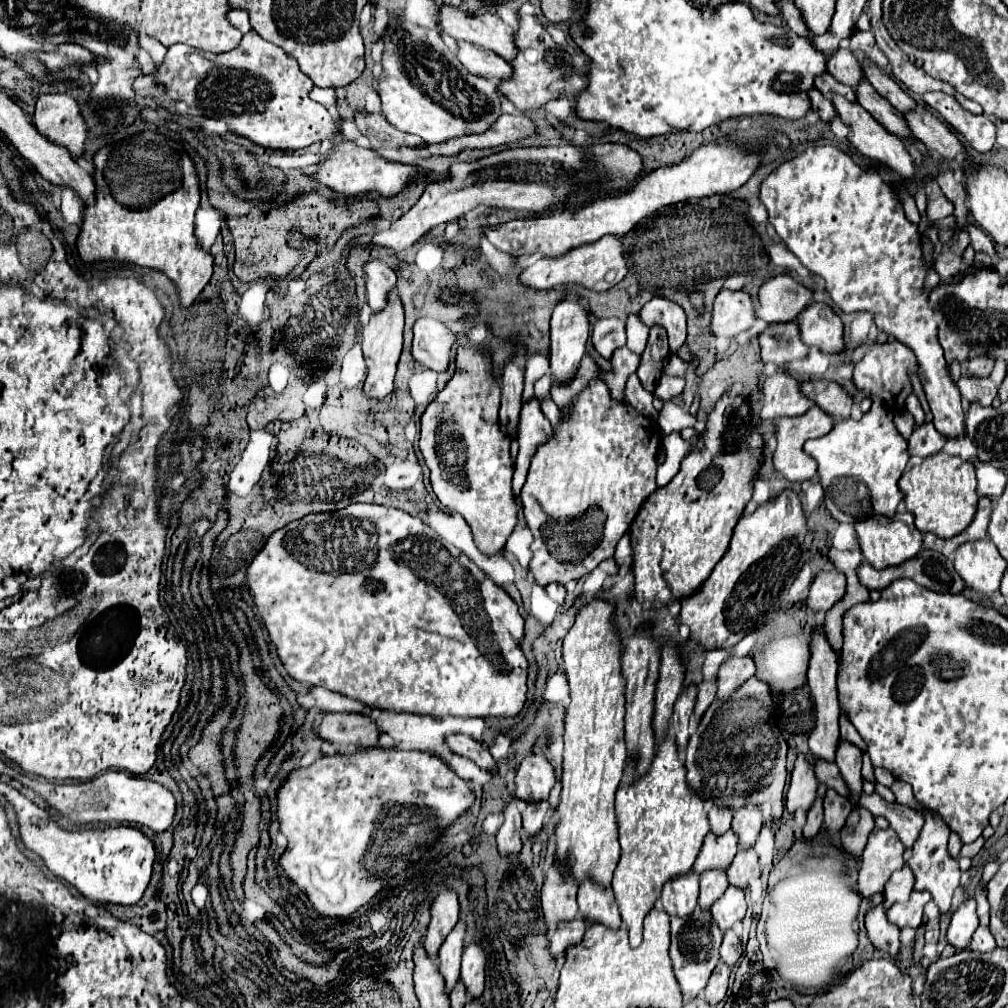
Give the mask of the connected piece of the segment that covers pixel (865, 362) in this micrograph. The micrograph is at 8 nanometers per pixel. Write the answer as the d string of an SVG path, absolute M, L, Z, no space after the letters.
M887 342L887 344L871 344L867 346L867 354L855 364L855 370L853 370L853 382L857 388L861 390L867 390L867 394L871 396L879 396L887 406L895 408L899 406L899 410L905 406L905 398L911 394L911 382L909 382L909 372L915 372L917 370L917 360L913 356L913 352L909 348L905 348L901 342Z

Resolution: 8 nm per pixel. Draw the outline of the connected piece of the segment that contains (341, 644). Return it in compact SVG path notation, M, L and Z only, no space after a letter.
M349 504L337 512L309 514L301 520L291 522L283 530L277 530L265 544L265 548L253 558L247 568L247 586L257 602L259 614L265 620L265 630L279 652L279 658L287 672L311 686L323 686L333 692L355 698L367 706L377 706L381 710L423 714L423 716L517 716L525 704L527 694L527 660L519 648L523 638L523 618L517 610L513 598L497 586L473 560L469 560L461 550L445 542L417 516L379 504Z

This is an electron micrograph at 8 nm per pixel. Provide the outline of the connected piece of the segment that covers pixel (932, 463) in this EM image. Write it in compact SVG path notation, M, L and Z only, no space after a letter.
M947 452L929 456L921 464L907 470L899 480L899 488L905 492L907 510L915 514L915 526L923 534L933 532L941 538L953 538L973 522L977 512L979 496L975 492L975 466L959 456L949 456Z

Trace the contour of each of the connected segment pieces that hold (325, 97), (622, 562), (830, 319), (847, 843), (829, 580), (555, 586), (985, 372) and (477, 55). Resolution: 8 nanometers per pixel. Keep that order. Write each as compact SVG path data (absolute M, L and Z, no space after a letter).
M314 86L310 92L310 98L317 100L319 104L323 104L325 108L331 108L335 104L335 90L334 88L319 88Z
M627 532L619 544L617 544L617 550L615 550L615 560L619 564L619 576L625 576L629 572L629 564L627 564L627 558L631 554L631 532Z
M813 302L799 314L799 330L807 346L817 346L827 354L841 354L845 350L841 318L823 302Z
M855 808L843 830L841 830L841 844L843 848L853 854L853 856L859 856L867 844L867 838L871 834L871 830L875 828L875 818L869 810L863 810L863 808Z
M839 570L819 572L811 584L811 592L807 598L807 606L811 610L823 610L827 612L831 606L835 606L845 596L845 574Z
M551 582L551 584L545 586L545 590L547 590L547 594L549 594L551 600L555 600L557 604L563 604L563 600L565 600L567 593L563 584L559 584L559 582Z
M977 356L969 362L969 374L973 376L989 376L995 366L995 360L989 356Z
M457 42L457 46L459 46L457 58L469 72L483 78L497 78L497 80L505 80L513 74L513 68L495 52L469 42Z

